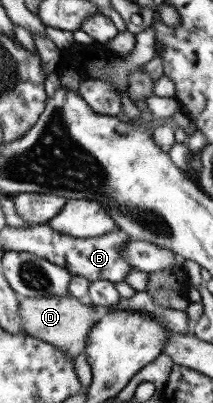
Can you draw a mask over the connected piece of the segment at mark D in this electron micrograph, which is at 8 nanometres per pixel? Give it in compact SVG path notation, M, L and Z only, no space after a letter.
M71 295L39 298L21 297L18 302L18 311L23 332L49 344L54 344L73 359L84 352L87 335L94 325L95 316L97 316L95 305L91 306L84 299Z

